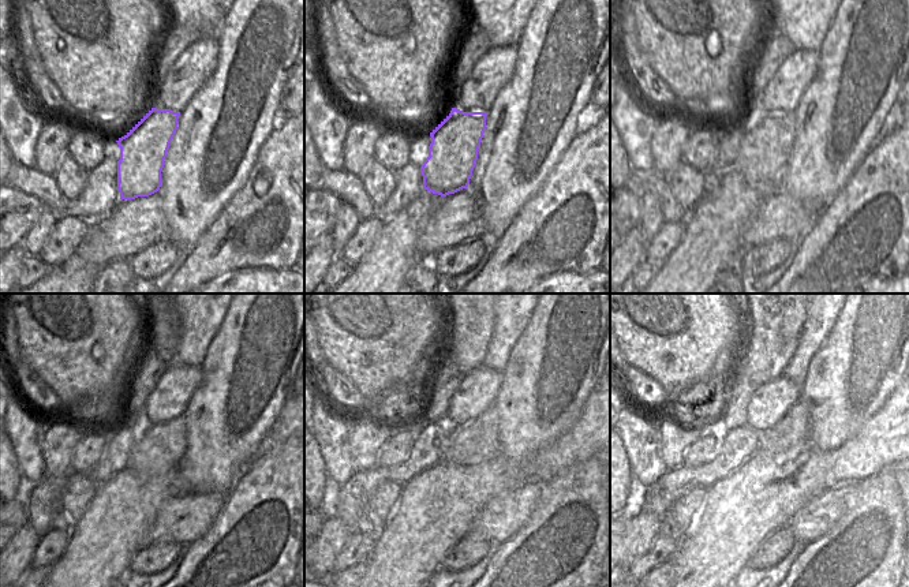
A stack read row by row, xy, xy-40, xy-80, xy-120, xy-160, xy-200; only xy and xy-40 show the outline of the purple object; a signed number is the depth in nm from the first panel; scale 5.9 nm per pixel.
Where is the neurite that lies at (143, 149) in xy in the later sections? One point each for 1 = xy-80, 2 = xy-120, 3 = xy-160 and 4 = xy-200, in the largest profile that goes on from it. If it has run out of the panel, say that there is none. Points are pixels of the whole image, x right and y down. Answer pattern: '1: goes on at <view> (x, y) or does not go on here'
1: goes on at xy-80 (767, 141)
2: goes on at xy-120 (159, 449)
3: goes on at xy-160 (478, 441)
4: goes on at xy-200 (792, 434)

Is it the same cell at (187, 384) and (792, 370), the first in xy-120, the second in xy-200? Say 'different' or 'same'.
different

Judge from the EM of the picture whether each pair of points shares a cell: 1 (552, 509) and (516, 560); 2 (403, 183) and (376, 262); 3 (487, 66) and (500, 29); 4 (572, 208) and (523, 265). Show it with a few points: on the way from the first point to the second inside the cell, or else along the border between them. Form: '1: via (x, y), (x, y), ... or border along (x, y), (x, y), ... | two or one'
1: via (546, 522), (546, 530), (528, 548) | one
2: border along (419, 197), (384, 220) | two
3: border along (492, 45), (515, 47) | two
4: via (561, 221), (531, 251) | one

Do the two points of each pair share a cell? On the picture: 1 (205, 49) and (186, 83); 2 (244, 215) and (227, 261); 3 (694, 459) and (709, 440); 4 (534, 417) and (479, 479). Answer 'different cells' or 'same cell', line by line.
1: same cell
2: same cell
3: same cell
4: different cells

